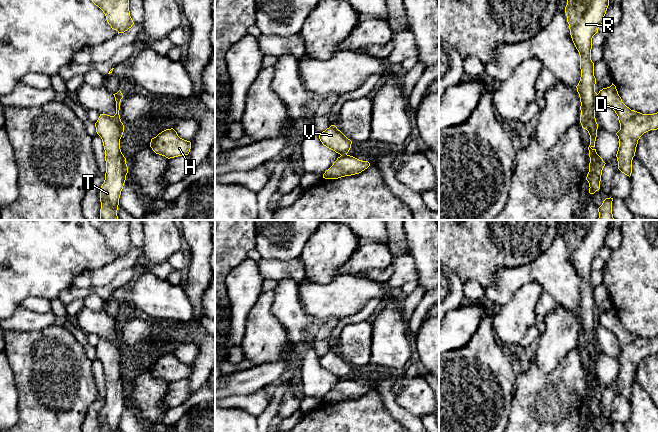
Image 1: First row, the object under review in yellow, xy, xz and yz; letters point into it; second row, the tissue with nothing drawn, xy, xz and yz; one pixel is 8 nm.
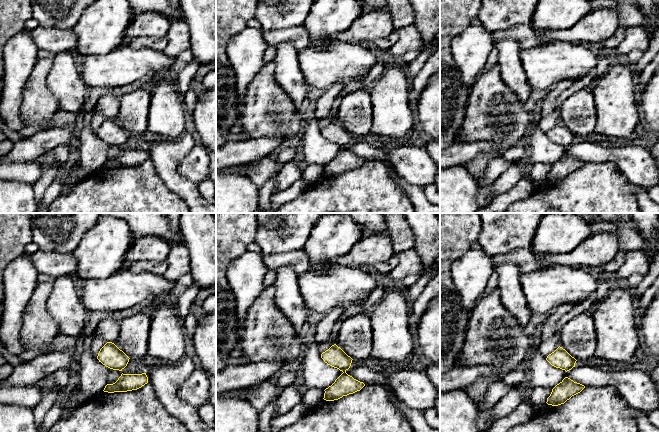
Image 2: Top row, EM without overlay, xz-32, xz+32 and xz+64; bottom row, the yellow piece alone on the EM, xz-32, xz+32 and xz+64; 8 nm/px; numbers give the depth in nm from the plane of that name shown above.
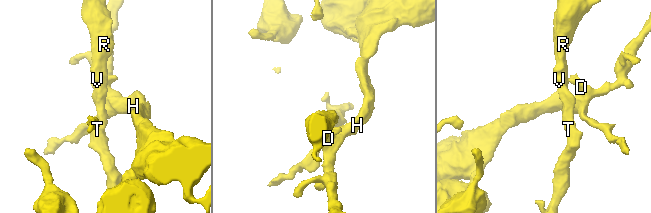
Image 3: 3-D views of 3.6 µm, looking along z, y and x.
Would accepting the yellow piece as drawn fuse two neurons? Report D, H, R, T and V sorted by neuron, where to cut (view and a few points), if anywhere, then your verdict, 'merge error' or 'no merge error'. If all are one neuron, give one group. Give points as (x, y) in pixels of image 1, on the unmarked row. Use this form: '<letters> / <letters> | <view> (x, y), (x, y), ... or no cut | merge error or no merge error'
D H / R T V | xz (346, 377), (341, 379) | merge error

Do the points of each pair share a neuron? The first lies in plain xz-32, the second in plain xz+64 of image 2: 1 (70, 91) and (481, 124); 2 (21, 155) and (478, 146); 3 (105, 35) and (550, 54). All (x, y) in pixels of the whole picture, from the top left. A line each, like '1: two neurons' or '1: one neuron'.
1: two neurons
2: one neuron
3: two neurons

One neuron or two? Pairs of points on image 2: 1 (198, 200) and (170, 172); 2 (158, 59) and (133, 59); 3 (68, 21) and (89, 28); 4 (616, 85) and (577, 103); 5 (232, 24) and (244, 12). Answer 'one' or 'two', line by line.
1: one
2: one
3: two
4: two
5: one

